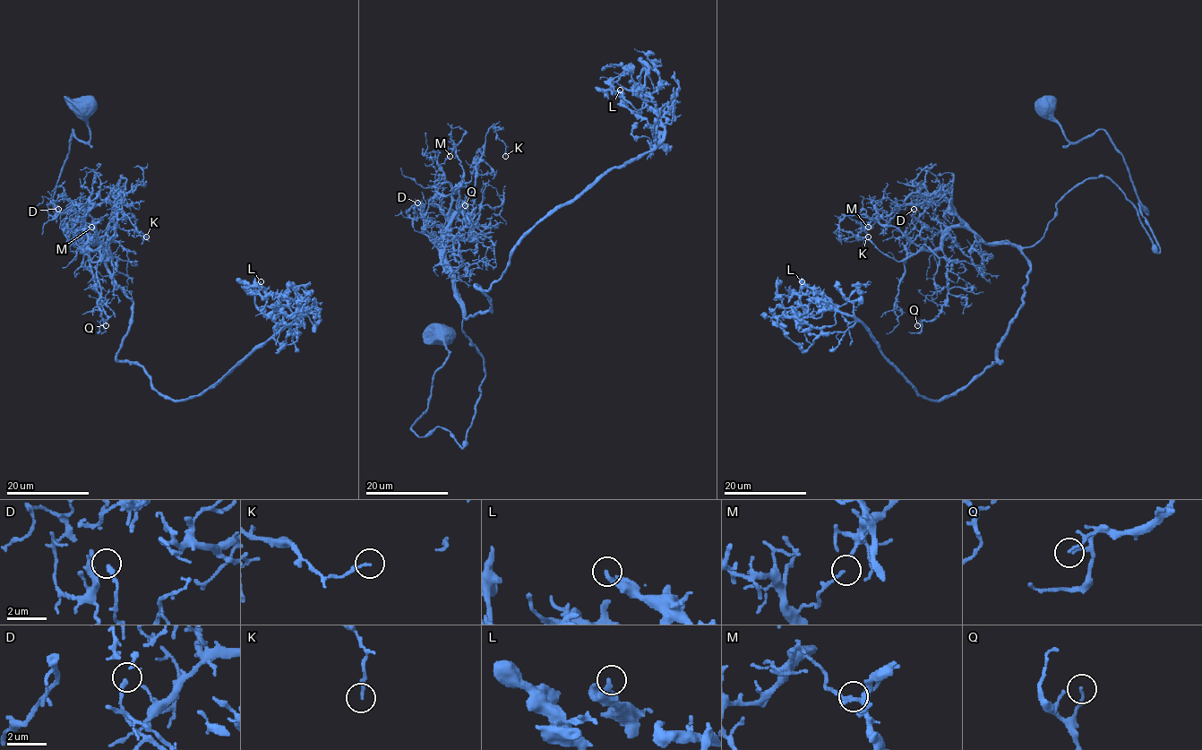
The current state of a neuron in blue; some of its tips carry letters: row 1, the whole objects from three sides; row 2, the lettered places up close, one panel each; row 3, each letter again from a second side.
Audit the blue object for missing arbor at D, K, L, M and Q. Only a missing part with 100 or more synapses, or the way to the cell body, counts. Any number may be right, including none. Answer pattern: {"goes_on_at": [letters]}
{"goes_on_at": []}

